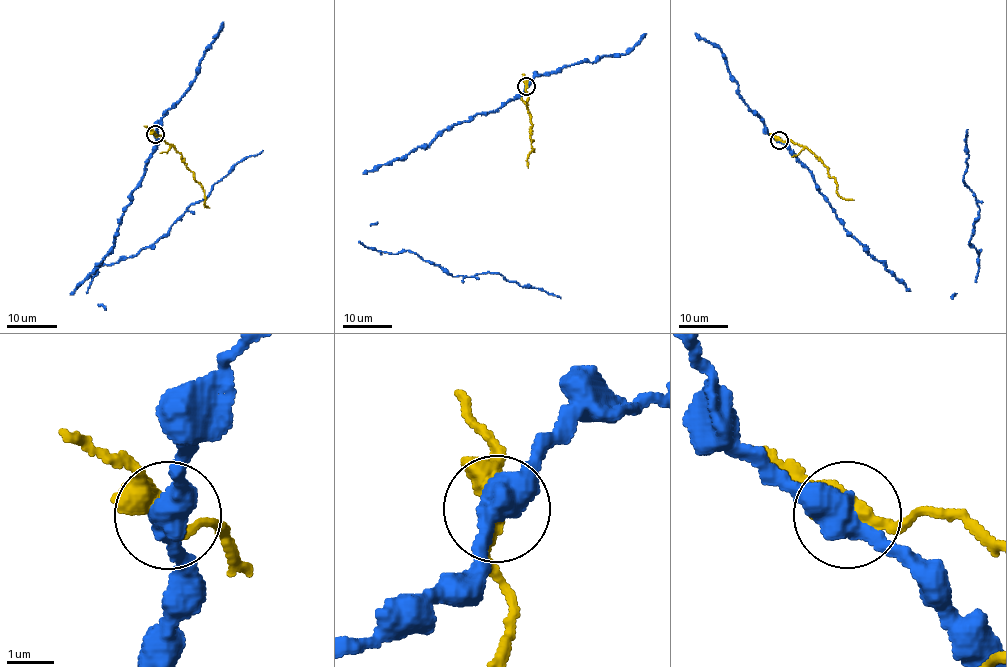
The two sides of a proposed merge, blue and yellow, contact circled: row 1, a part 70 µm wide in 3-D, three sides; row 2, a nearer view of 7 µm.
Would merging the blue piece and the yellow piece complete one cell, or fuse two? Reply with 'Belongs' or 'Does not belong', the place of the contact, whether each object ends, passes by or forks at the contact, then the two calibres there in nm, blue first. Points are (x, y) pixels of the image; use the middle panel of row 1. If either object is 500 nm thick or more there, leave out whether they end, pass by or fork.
Does not belong. Place: (526, 86). Thickness 550 nm (blue) against 360 nm

